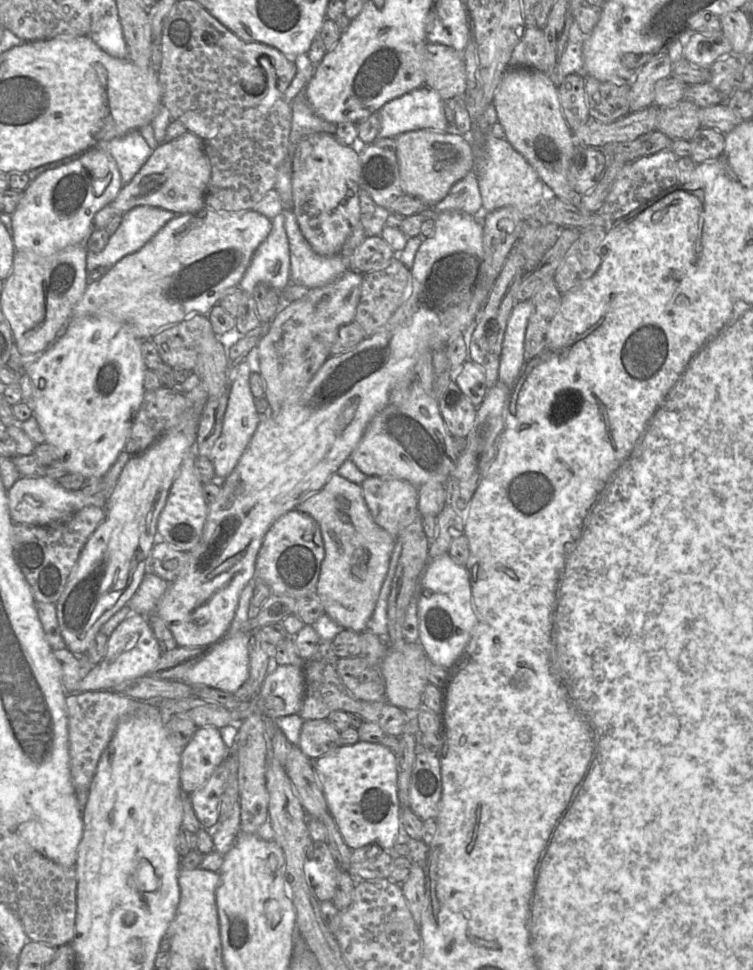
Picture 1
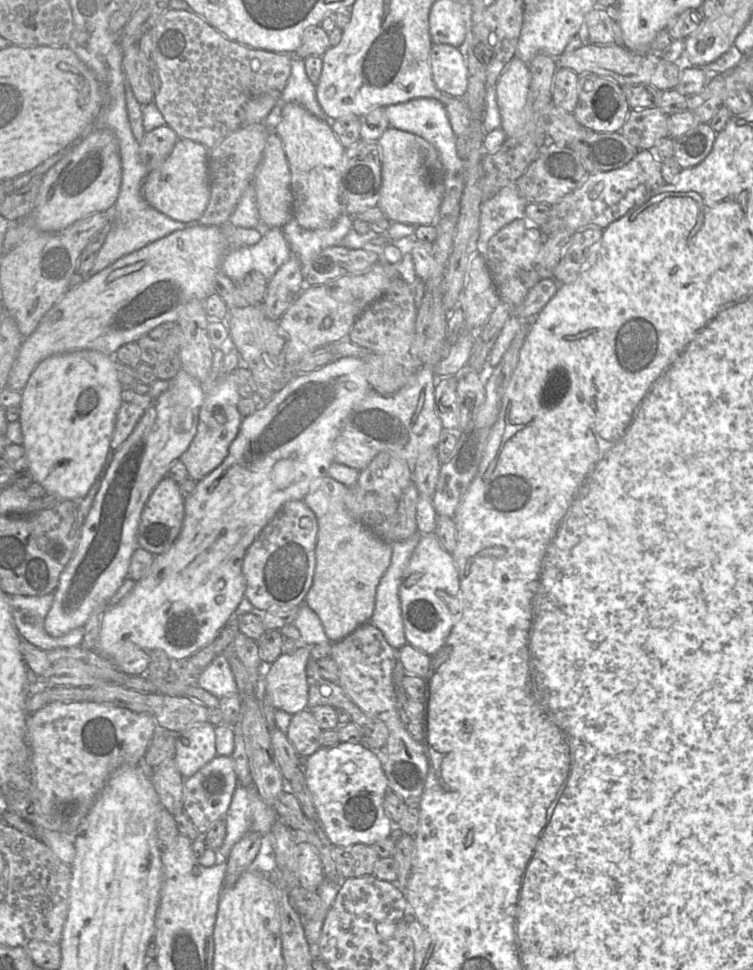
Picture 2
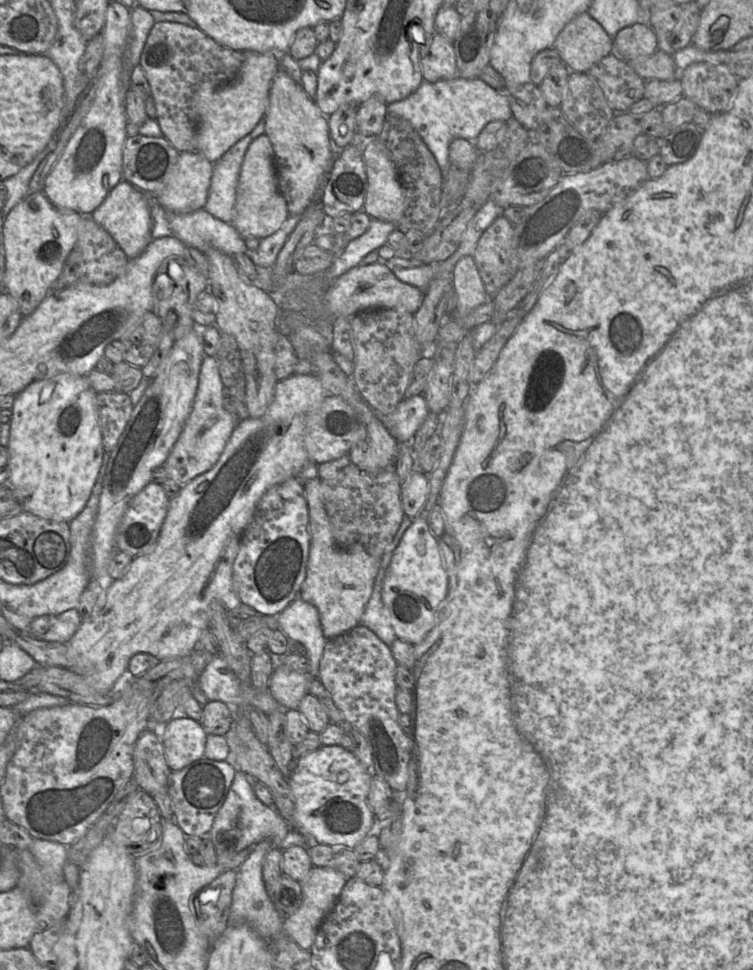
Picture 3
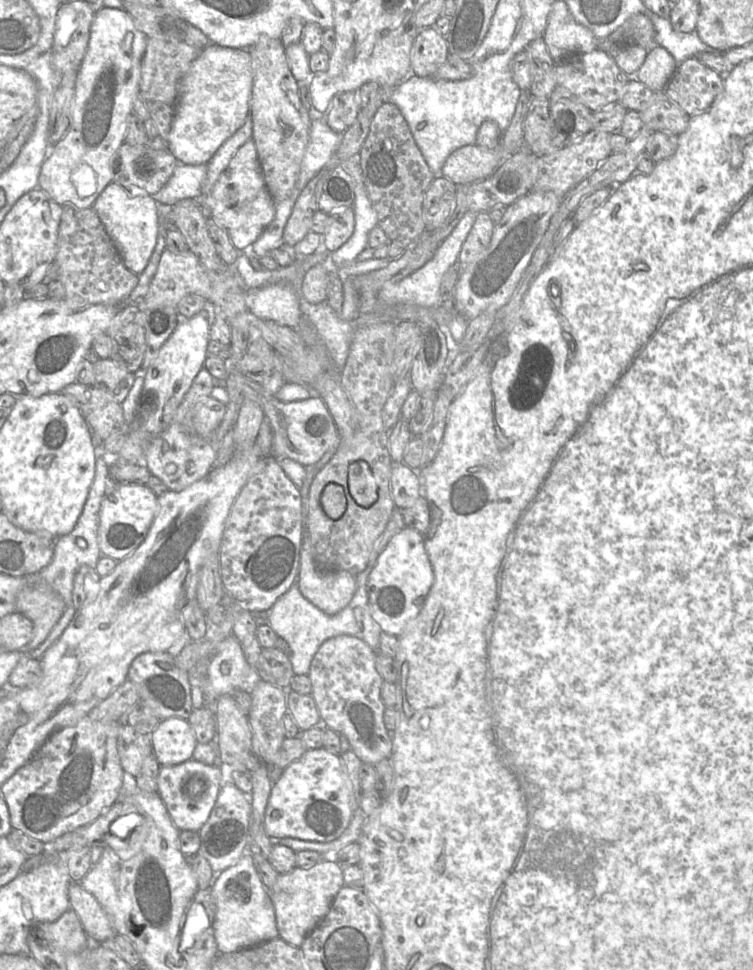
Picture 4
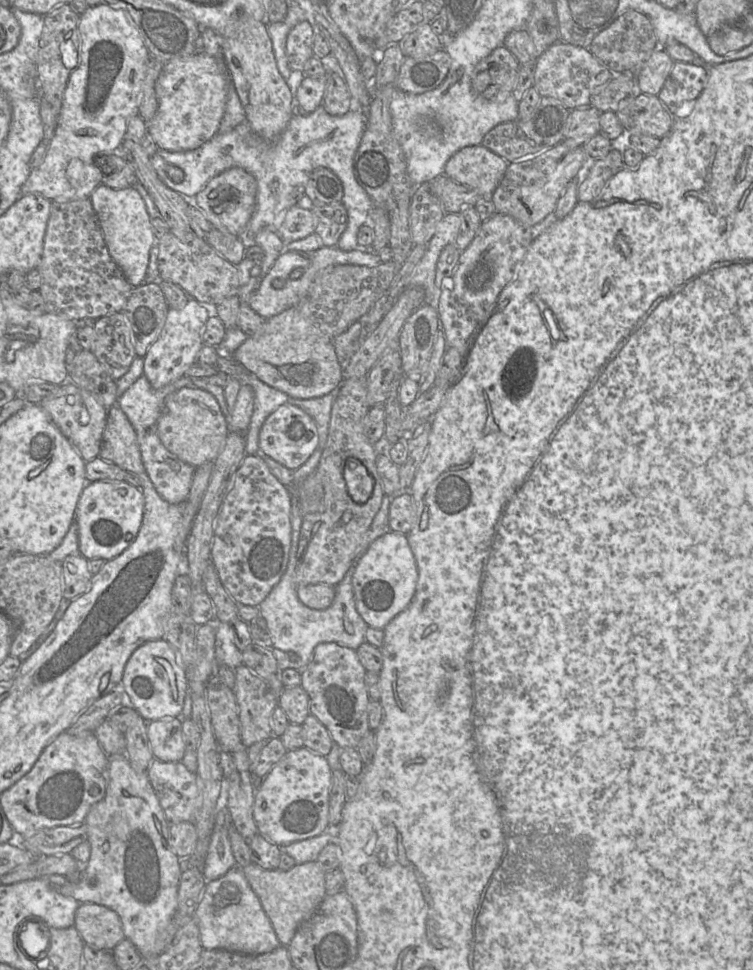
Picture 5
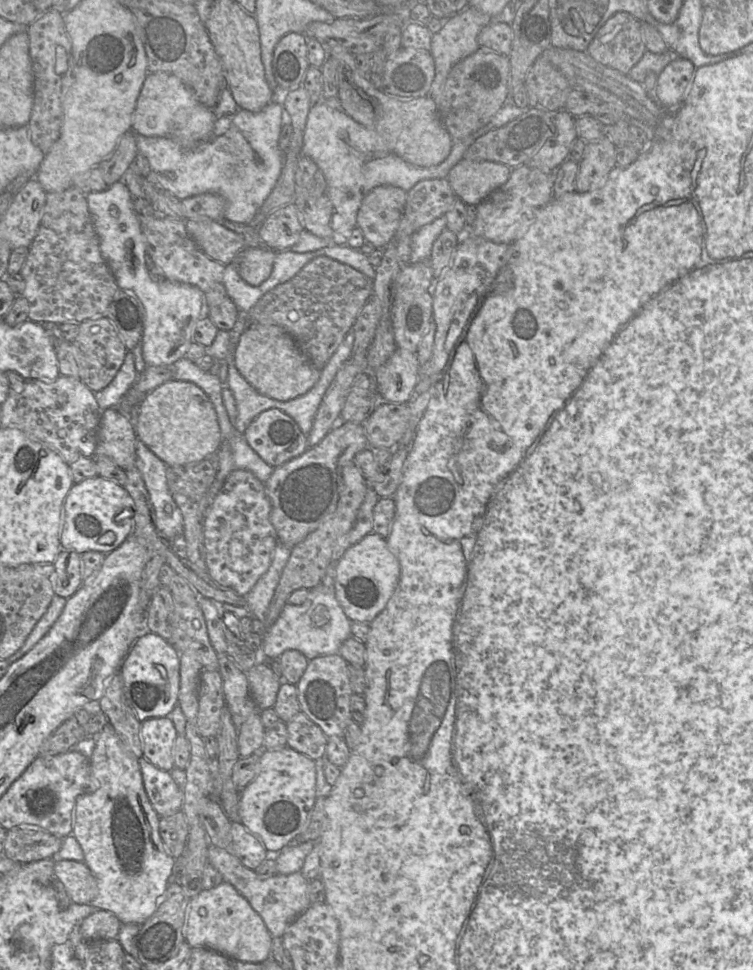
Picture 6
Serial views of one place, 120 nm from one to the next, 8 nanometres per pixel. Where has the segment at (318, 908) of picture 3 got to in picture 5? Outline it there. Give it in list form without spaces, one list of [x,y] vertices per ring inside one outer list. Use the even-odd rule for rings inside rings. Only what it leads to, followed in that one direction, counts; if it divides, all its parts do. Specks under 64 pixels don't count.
[[[317,861],[296,864],[288,870],[266,870],[251,863],[241,867],[250,887],[258,896],[281,945],[288,946],[298,927],[309,919],[326,898],[325,875]]]

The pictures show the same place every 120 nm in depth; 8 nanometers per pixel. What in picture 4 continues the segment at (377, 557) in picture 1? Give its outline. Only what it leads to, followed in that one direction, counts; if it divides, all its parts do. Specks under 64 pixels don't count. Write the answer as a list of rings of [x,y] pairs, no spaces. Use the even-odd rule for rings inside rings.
[[[305,524],[300,549],[298,587],[301,594],[328,615],[343,610],[356,591],[356,575],[347,571],[324,570],[314,561]]]

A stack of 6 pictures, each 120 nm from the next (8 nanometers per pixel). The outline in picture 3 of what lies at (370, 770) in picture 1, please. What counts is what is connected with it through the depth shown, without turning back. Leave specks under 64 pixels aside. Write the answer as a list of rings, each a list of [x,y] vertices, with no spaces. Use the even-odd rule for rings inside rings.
[[[321,745],[295,760],[287,778],[295,804],[292,829],[313,843],[354,848],[376,824],[367,800],[371,777],[353,752],[340,745]]]

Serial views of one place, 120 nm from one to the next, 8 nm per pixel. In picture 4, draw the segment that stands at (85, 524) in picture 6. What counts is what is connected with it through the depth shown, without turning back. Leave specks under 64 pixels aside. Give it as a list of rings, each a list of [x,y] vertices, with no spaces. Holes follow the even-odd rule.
[[[109,475],[109,488],[99,511],[98,543],[102,556],[120,561],[144,541],[158,508],[157,495],[146,485],[120,484]]]

